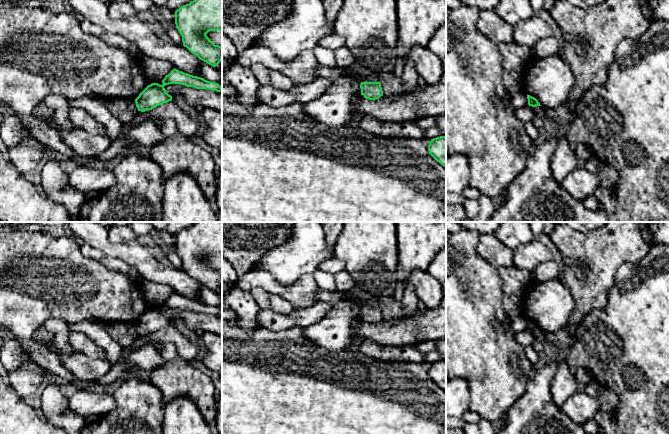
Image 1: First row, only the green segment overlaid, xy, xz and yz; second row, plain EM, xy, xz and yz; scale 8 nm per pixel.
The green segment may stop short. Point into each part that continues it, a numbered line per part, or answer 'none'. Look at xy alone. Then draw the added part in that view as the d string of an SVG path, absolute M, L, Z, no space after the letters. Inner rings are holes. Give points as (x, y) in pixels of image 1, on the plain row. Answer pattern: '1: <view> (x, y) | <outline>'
none

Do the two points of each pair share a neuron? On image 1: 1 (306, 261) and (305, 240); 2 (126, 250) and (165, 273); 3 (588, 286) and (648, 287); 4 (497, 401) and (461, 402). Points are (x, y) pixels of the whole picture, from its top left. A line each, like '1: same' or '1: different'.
1: same
2: same
3: different
4: different

